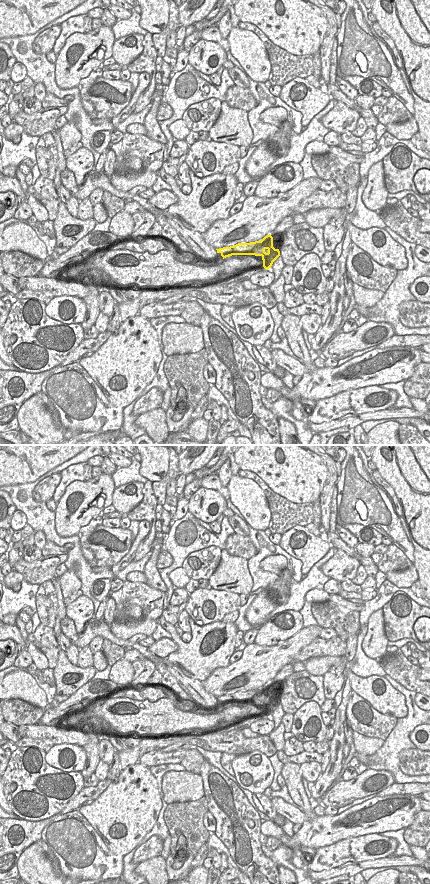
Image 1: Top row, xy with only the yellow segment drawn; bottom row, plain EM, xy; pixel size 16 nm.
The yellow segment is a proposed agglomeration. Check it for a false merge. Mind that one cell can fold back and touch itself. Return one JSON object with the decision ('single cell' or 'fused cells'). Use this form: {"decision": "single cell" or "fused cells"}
{"decision": "single cell"}

